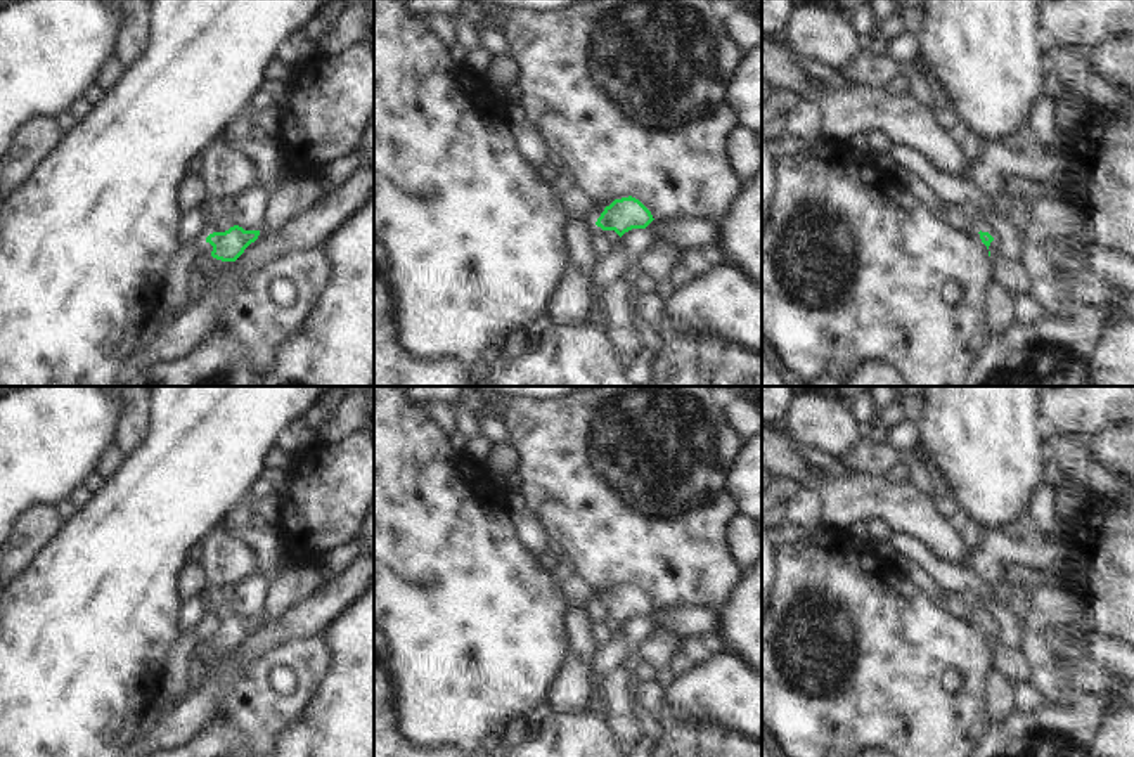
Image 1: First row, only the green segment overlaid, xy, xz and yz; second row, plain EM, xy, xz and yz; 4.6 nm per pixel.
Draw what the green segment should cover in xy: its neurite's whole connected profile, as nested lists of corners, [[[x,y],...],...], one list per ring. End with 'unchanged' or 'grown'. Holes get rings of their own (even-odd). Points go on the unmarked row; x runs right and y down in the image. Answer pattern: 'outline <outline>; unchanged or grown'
outline [[[239,613],[230,615],[225,620],[213,620],[206,625],[206,631],[213,634],[211,644],[222,650],[235,650],[244,637],[255,631],[260,618],[244,618]]]; unchanged

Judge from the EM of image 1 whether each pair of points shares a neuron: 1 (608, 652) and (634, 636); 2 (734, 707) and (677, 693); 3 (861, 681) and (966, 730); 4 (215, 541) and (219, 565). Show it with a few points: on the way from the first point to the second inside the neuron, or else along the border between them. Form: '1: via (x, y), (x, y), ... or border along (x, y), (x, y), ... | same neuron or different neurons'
1: via (615, 650), (627, 638) | same neuron
2: via (721, 693), (691, 693) | same neuron
3: via (887, 688), (930, 726), (940, 726) | same neuron
4: via (217, 546), (219, 560) | same neuron

